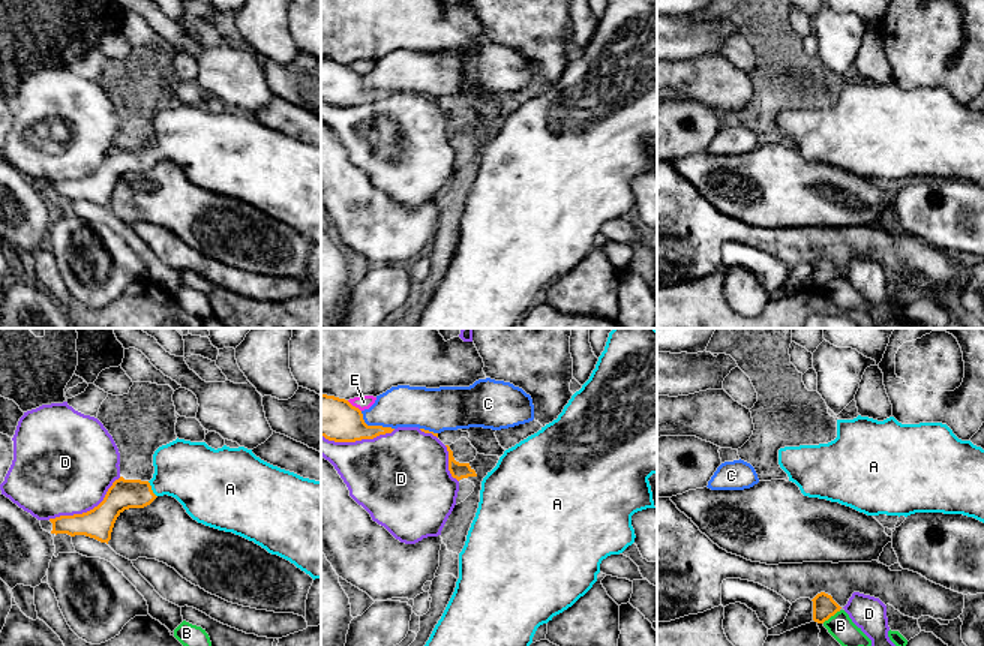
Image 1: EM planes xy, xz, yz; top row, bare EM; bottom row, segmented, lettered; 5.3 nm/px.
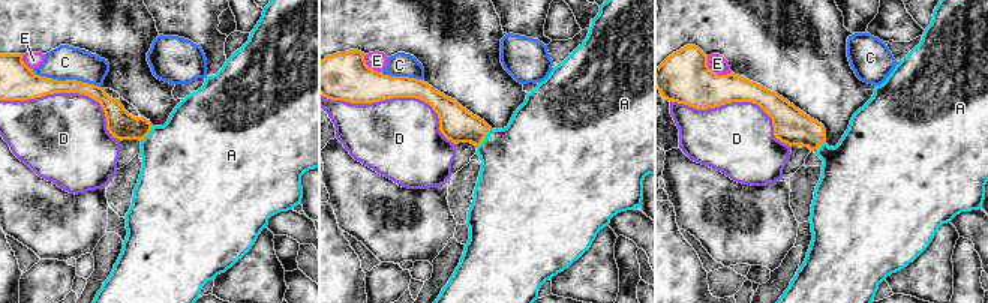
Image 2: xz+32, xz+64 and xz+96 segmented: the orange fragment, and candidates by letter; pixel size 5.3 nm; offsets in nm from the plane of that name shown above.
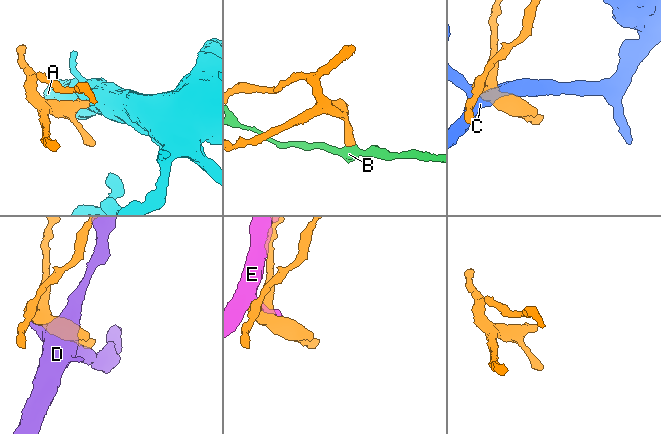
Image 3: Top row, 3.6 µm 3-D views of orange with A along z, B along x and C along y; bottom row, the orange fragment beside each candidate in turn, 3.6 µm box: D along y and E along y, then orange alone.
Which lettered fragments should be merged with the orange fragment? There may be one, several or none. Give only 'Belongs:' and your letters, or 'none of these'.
Belongs: A

